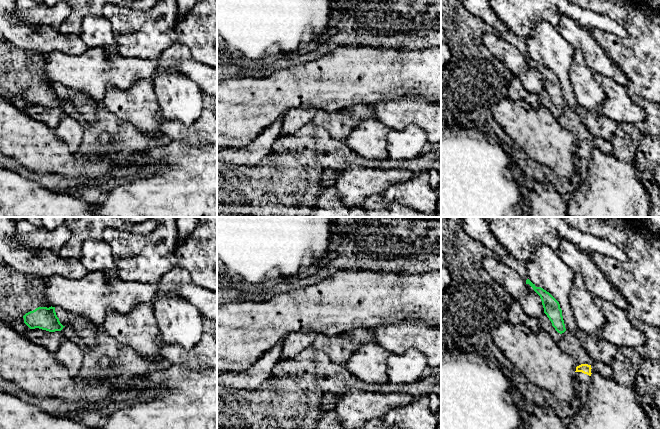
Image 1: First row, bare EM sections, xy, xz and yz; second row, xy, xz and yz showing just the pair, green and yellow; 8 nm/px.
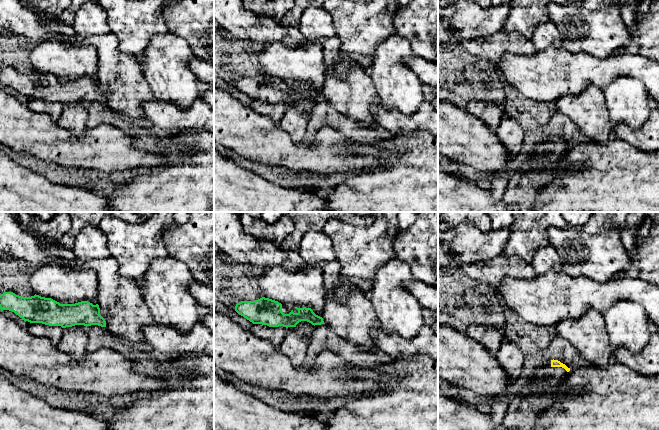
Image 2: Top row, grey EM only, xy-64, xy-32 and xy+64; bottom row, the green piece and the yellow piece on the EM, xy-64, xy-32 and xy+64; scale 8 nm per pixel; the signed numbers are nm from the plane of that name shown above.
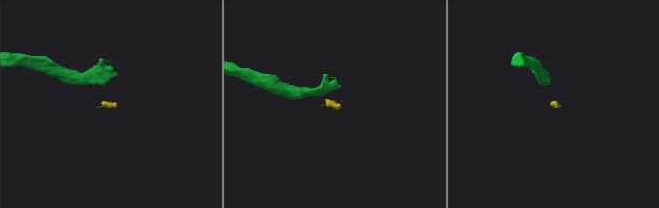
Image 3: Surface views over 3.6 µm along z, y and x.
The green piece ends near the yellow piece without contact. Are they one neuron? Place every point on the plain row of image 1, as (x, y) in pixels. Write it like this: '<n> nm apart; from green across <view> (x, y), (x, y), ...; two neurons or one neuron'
300 nm apart; from green across yz (563, 108), (579, 141); two neurons

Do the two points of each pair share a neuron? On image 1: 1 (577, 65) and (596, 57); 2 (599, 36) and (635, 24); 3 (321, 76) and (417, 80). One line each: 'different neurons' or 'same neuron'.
1: different neurons
2: same neuron
3: same neuron

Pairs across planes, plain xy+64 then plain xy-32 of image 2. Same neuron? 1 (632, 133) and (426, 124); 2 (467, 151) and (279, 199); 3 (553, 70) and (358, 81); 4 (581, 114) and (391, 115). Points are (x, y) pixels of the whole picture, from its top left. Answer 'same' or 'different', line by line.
1: same
2: different
3: different
4: different

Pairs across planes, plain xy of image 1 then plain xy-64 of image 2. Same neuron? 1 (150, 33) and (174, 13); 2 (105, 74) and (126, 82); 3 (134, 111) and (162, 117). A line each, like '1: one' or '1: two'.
1: two
2: two
3: two

